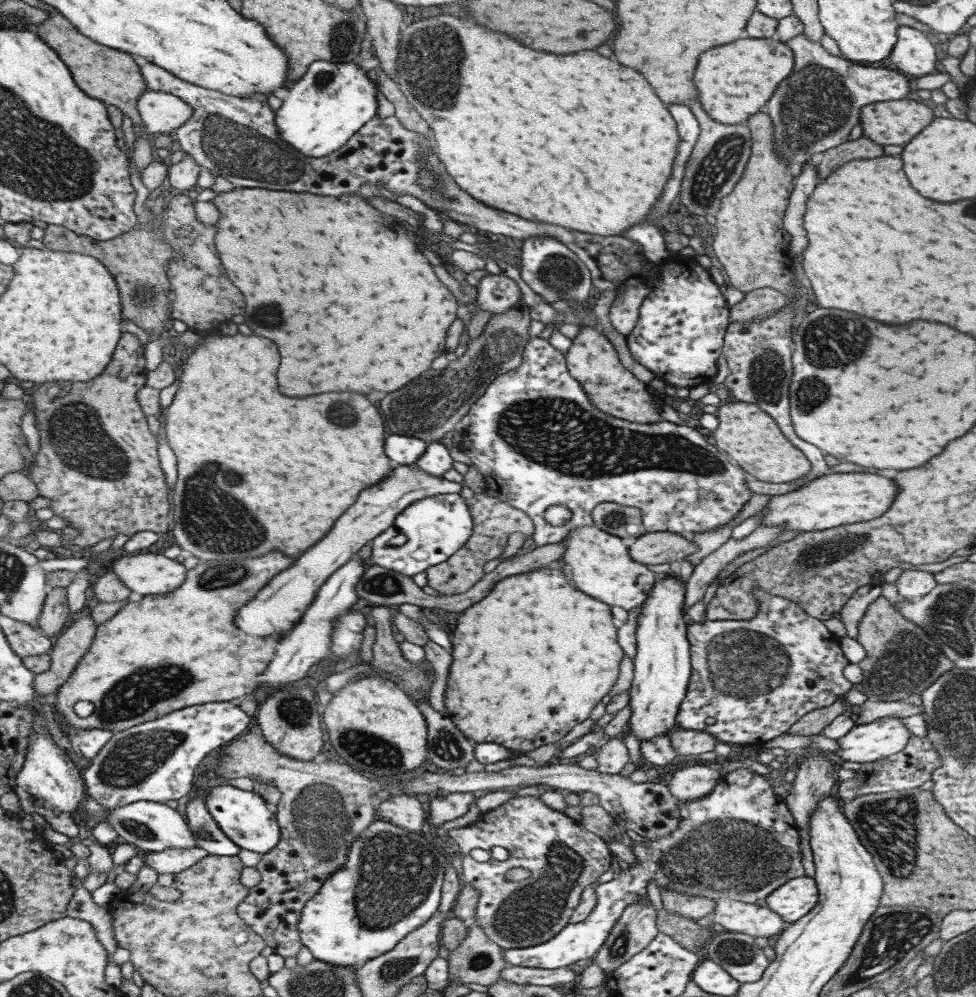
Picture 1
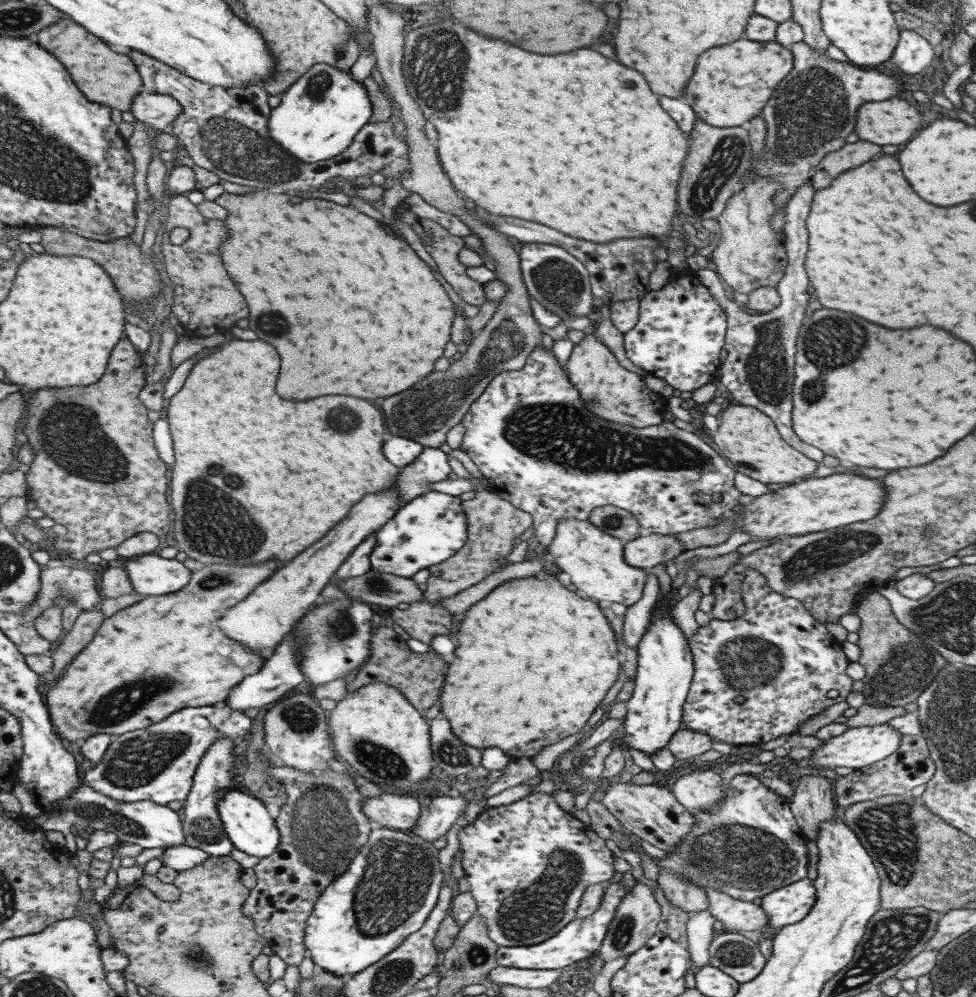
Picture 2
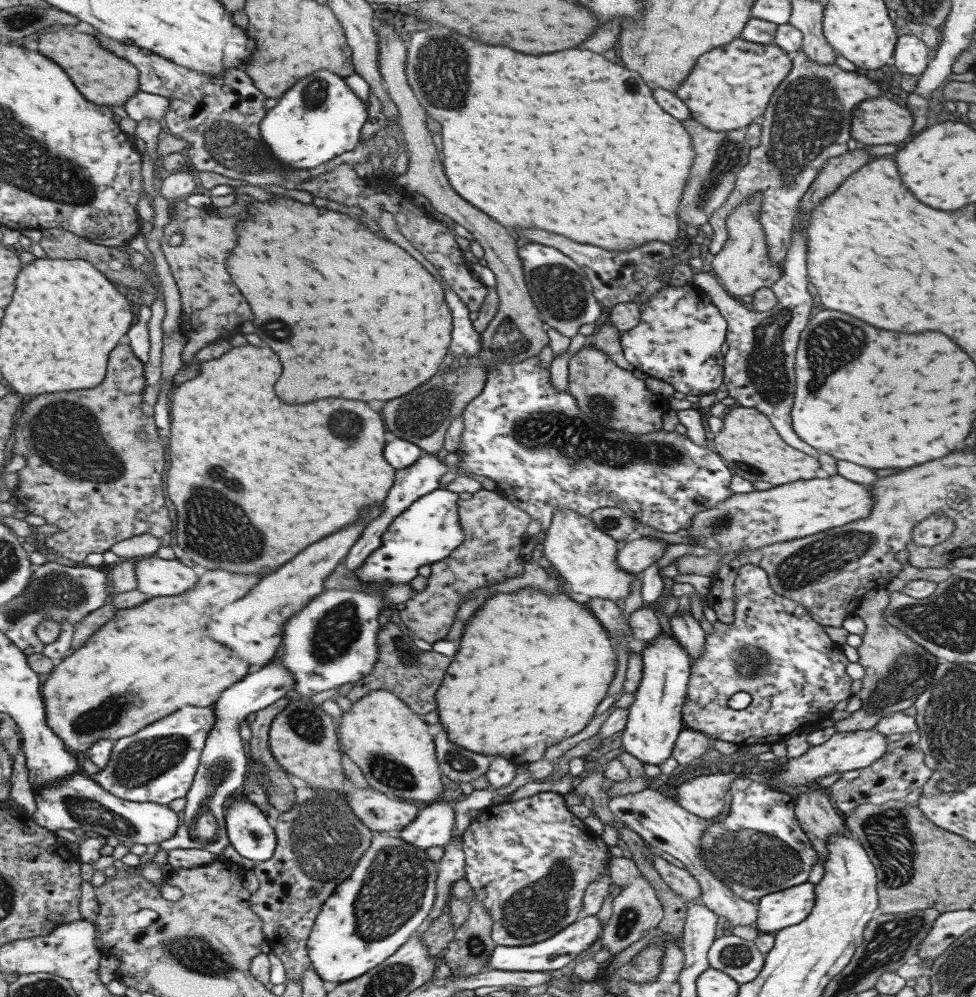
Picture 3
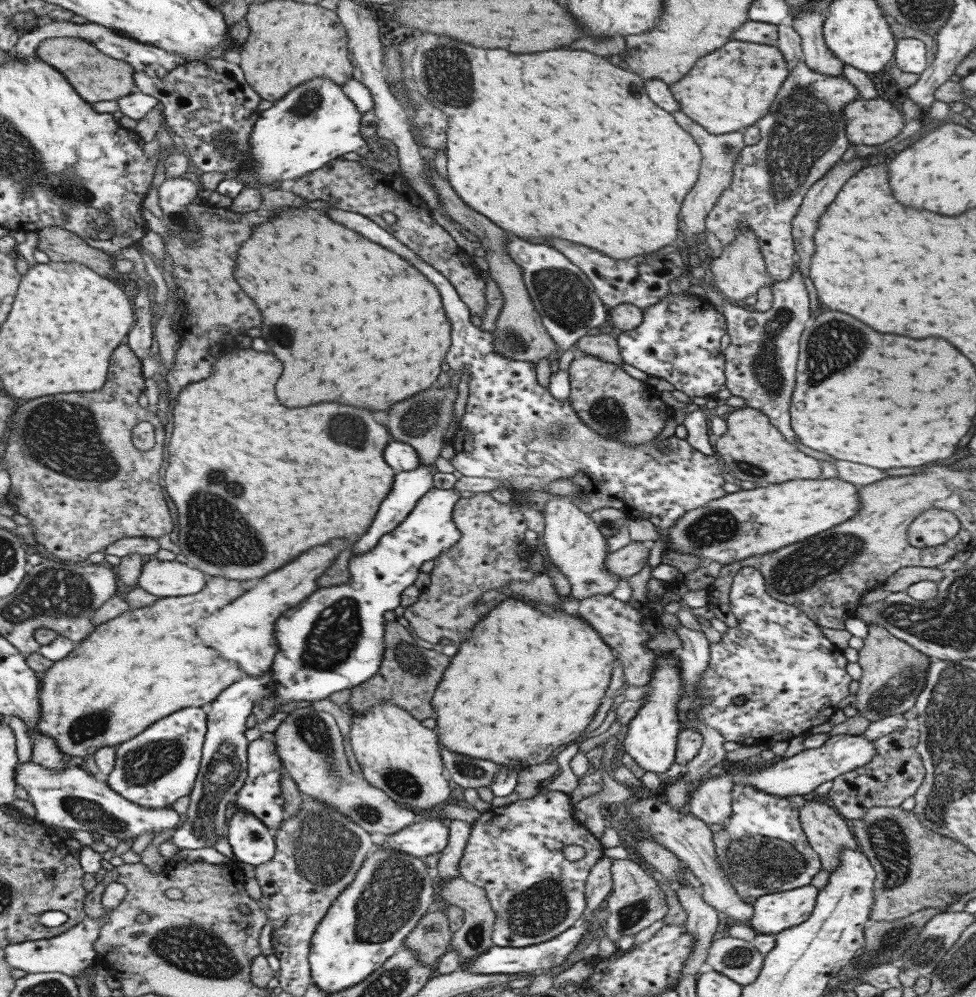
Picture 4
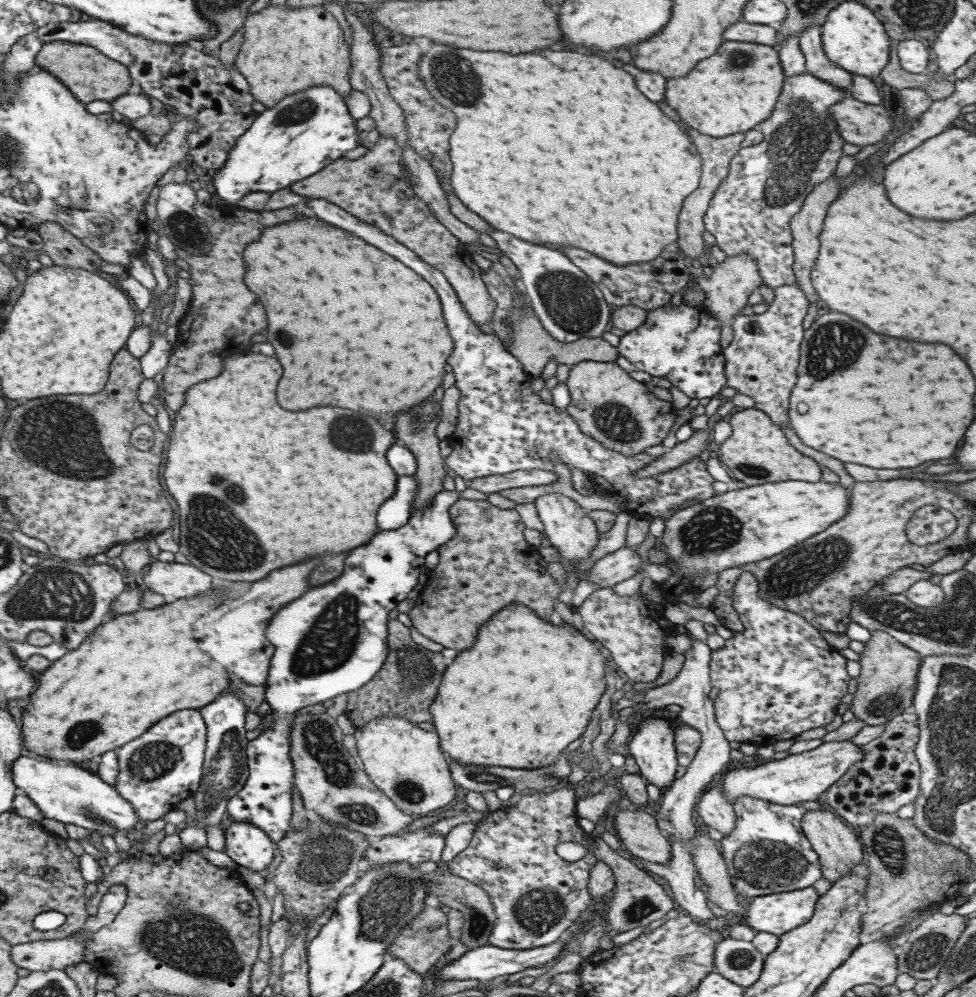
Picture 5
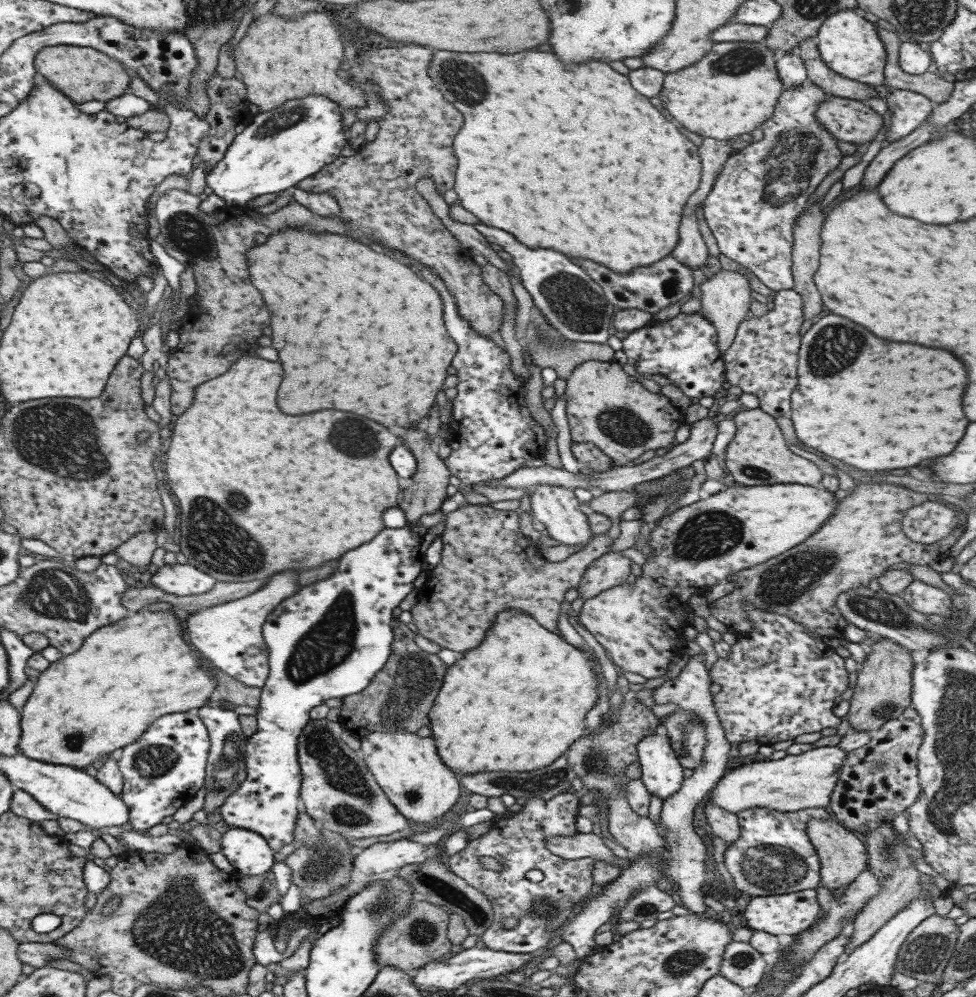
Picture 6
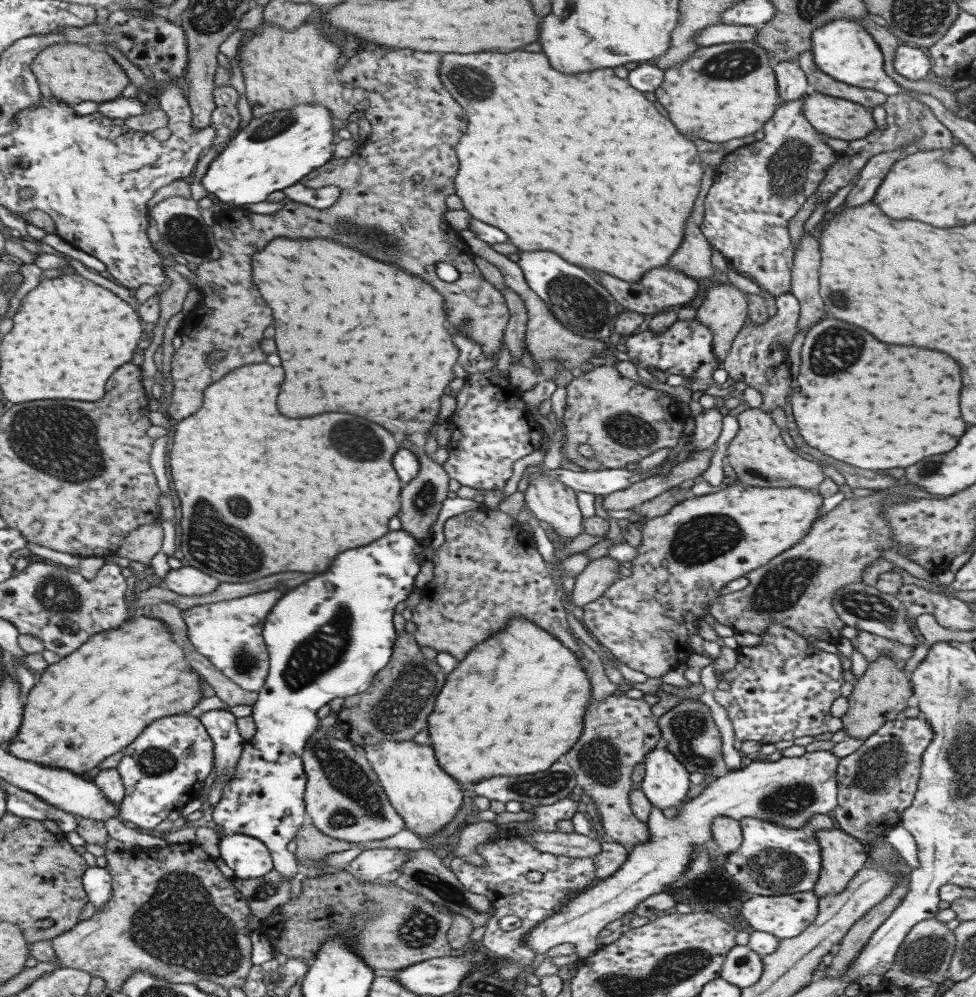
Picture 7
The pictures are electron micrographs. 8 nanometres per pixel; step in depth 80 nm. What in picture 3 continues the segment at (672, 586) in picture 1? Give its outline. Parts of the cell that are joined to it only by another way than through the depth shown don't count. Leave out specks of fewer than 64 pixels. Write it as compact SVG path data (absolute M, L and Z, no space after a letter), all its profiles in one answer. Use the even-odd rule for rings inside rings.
M662 631L641 650L640 657L642 677L633 693L633 702L627 708L627 718L621 732L621 746L641 764L659 766L671 757L675 739L679 731L685 728L681 709L686 698L691 660L678 640Z

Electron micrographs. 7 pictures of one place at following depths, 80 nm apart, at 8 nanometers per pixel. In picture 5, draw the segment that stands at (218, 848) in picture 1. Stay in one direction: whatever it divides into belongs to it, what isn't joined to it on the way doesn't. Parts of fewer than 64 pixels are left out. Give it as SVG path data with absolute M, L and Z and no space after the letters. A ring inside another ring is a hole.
M232 692L220 693L216 699L202 706L198 711L206 726L201 782L198 790L192 794L195 802L193 819L188 819L185 828L177 834L181 845L189 850L206 847L205 826L219 827L221 817L225 814L227 801L243 787L248 776L245 765L245 749L248 740L243 724L248 710L241 699Z

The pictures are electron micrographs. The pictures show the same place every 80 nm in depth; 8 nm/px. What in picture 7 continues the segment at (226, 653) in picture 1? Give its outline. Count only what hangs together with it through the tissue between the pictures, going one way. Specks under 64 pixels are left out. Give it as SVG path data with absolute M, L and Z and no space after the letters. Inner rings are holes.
M139 612L130 619L123 621L117 628L109 631L98 632L89 636L89 638L81 644L81 646L70 652L67 656L60 658L55 664L47 665L40 673L38 673L35 684L27 693L25 704L22 708L22 719L17 734L5 746L9 754L15 758L26 761L33 761L33 764L39 764L41 768L59 768L65 769L67 772L75 776L82 776L83 773L97 767L98 764L107 758L110 754L119 752L128 744L131 744L135 737L154 720L163 718L164 716L176 715L193 710L199 699L202 697L201 686L197 676L189 670L189 664L183 656L183 650L171 640L169 631L163 621L151 618L147 612Z

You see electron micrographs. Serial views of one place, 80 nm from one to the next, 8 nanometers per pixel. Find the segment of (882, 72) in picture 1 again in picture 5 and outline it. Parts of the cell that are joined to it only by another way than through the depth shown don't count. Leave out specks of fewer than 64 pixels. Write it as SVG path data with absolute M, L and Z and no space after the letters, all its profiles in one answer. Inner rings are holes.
M807 72L785 79L769 118L756 124L756 128L762 133L761 142L740 147L729 161L727 176L713 193L702 218L704 230L715 238L714 244L727 257L749 255L756 262L757 272L762 280L761 285L770 290L793 284L793 251L789 219L800 209L803 199L813 187L834 174L837 160L842 156L841 146L844 140L828 110L848 94L817 79Z

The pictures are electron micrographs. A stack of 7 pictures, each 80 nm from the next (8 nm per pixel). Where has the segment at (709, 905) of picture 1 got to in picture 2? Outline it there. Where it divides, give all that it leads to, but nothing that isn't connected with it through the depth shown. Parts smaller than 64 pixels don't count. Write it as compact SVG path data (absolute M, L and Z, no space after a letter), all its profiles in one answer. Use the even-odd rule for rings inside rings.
M660 868L656 878L658 887L662 890L667 903L693 914L707 910L707 895L701 886L692 884L673 874L668 868Z

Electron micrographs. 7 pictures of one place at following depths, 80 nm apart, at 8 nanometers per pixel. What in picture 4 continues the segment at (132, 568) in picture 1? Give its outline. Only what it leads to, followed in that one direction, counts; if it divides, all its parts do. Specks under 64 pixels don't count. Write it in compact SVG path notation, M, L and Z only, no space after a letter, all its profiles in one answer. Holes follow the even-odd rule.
M153 557L141 565L137 586L153 596L176 597L199 592L206 581L204 572L189 564L161 562Z

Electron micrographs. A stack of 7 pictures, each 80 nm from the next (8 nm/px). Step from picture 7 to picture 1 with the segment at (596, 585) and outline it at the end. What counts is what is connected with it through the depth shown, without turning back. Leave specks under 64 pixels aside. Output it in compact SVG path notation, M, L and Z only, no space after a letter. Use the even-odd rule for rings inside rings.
M667 531L643 533L628 547L629 558L637 564L657 565L681 561L697 551L687 535Z

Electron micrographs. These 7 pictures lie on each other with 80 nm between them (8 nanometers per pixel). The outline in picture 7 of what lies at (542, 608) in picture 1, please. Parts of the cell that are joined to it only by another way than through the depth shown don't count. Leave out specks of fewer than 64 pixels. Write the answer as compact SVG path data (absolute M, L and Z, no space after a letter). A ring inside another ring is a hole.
M510 616L504 629L474 646L459 662L452 663L450 673L445 676L445 684L428 714L426 731L439 768L459 786L495 776L545 772L581 734L581 718L590 704L591 685L580 660L553 635L522 616Z

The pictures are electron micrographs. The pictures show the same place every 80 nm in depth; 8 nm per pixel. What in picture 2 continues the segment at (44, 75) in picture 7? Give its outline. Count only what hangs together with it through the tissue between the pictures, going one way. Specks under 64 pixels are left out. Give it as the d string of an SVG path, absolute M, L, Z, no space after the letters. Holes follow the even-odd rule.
M69 18L57 19L38 33L37 44L53 55L70 74L71 81L85 94L87 100L106 107L116 108L120 112L130 112L132 100L143 90L141 78L133 61L123 54L115 54L95 36L89 36L86 30Z

